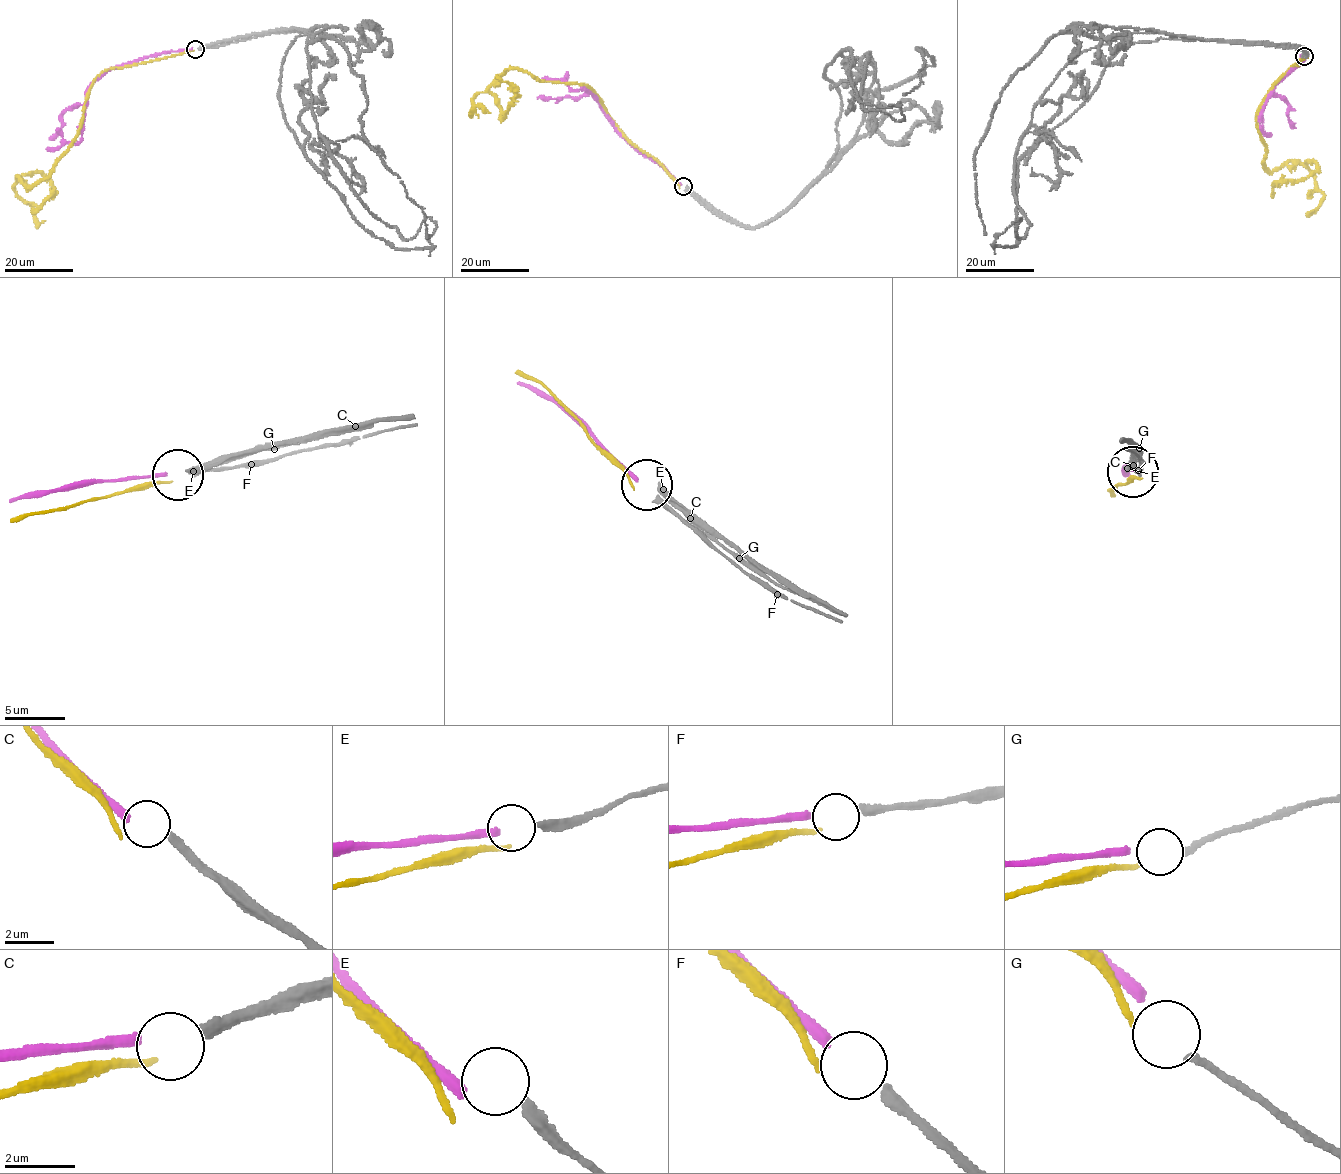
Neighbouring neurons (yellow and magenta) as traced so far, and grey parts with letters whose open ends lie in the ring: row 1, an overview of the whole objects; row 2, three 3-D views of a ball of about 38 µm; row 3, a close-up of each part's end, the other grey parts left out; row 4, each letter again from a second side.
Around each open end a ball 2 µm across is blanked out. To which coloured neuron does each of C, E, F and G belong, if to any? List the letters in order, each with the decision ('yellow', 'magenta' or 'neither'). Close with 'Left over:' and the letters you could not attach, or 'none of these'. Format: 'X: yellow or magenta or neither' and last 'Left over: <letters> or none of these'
C: neither
E: neither
F: magenta
G: yellow
Left over: C, E

